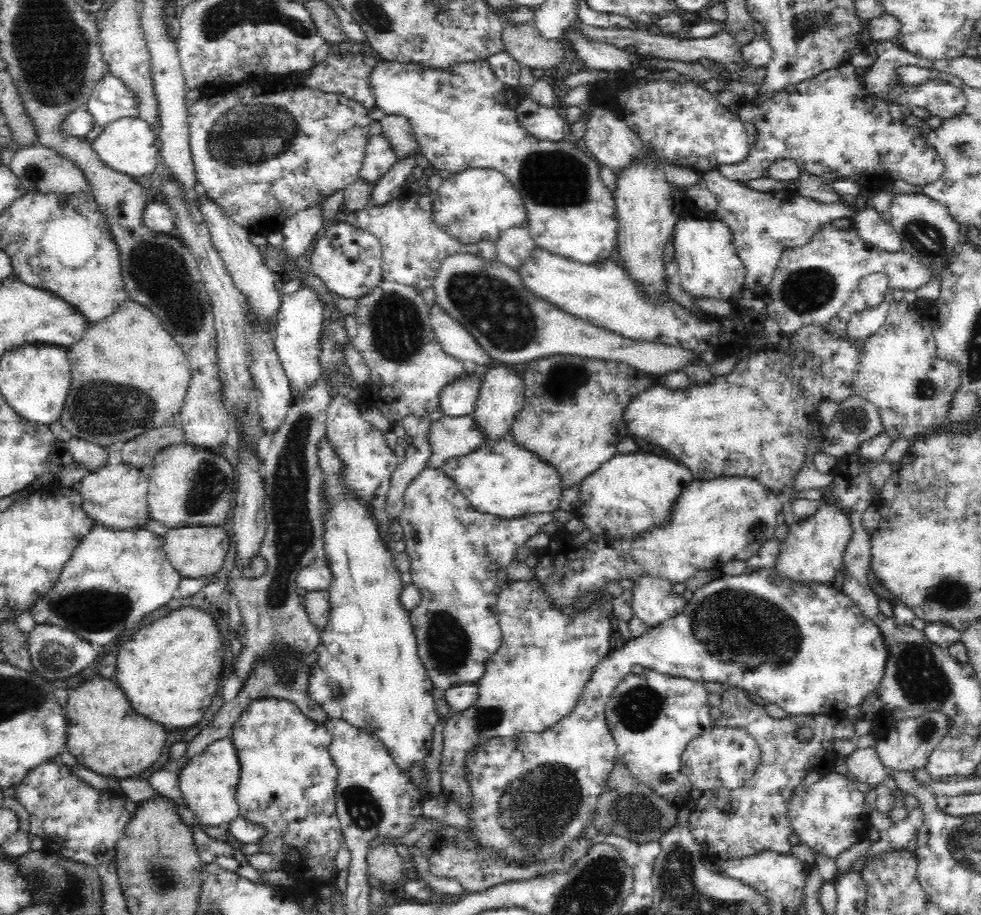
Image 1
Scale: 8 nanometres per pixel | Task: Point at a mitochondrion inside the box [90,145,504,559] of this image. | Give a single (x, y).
(159, 272)

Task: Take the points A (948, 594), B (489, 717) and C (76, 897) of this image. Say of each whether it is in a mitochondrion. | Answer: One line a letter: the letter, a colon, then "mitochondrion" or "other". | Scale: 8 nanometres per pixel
A: mitochondrion
B: mitochondrion
C: mitochondrion

